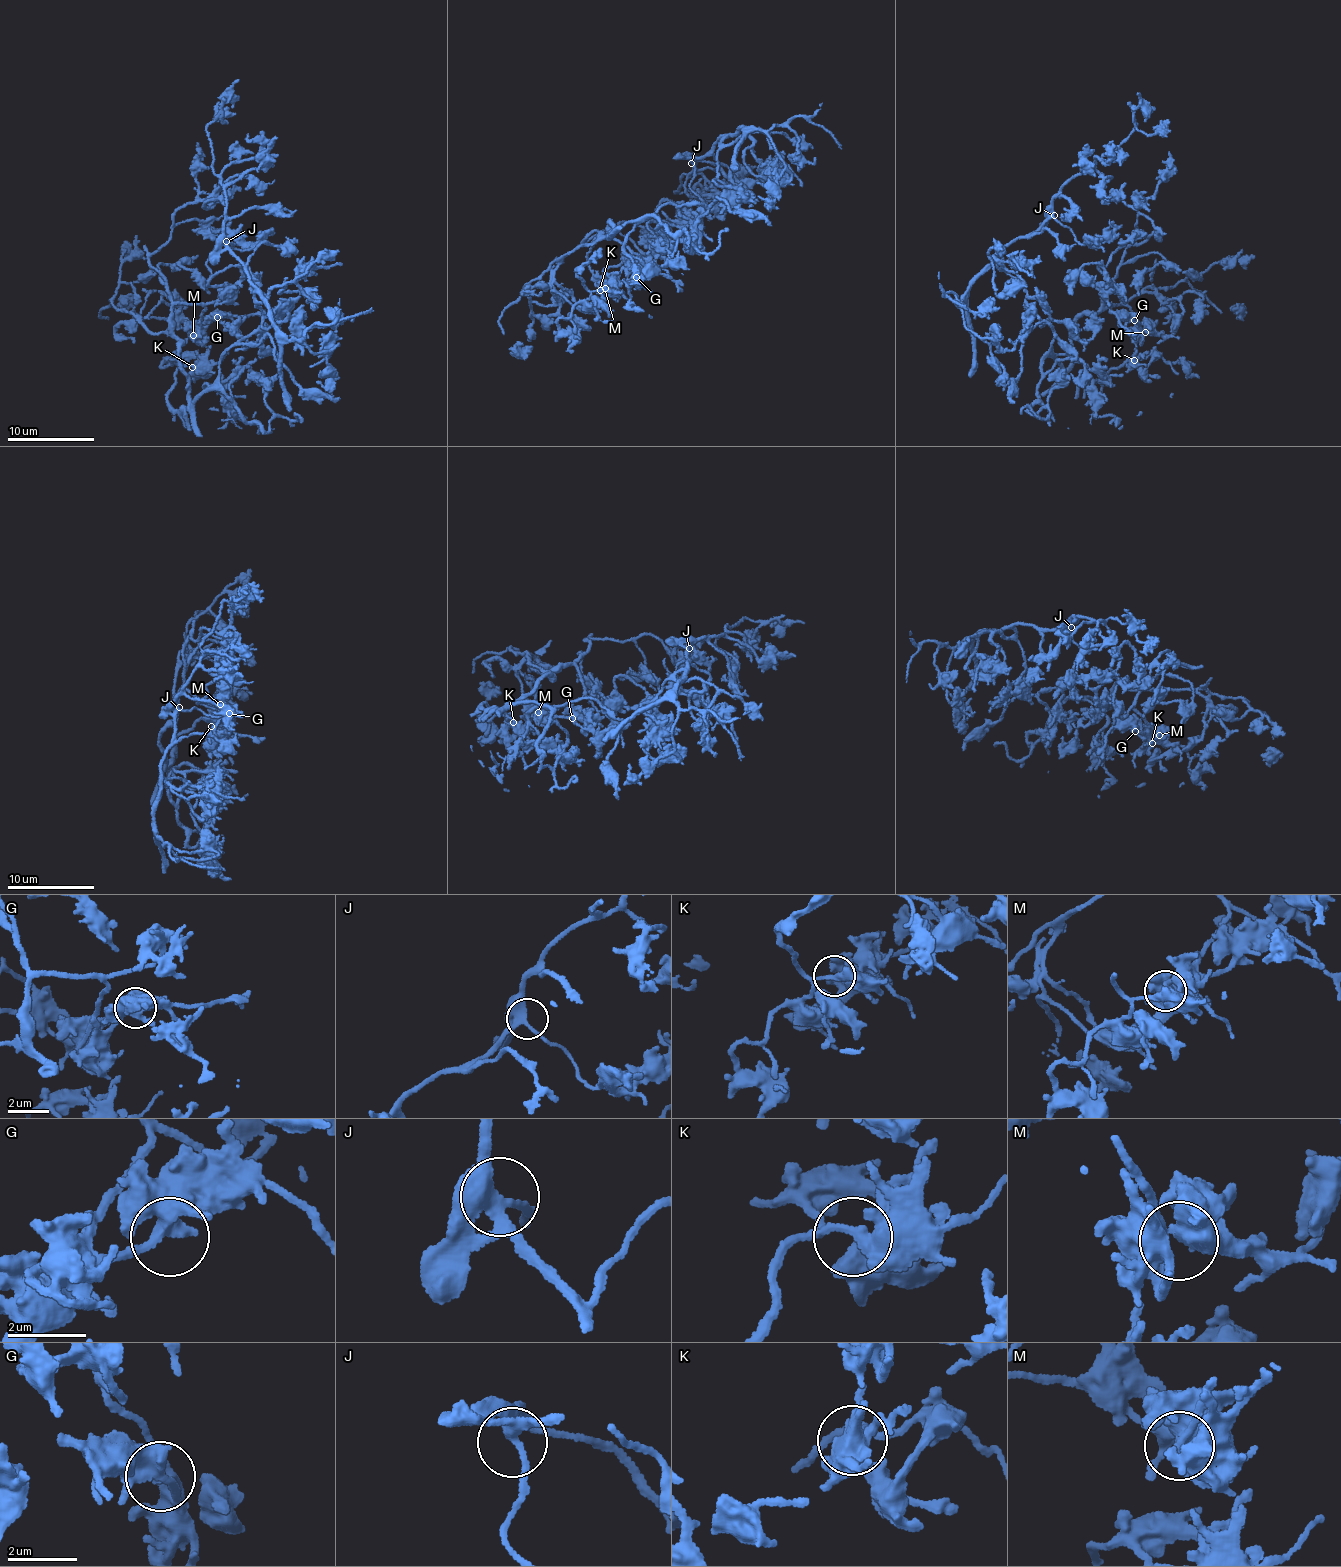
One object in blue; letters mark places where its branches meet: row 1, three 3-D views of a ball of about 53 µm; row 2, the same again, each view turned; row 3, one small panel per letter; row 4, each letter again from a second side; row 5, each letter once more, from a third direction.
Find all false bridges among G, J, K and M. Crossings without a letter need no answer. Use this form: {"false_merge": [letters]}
{"false_merge": []}

